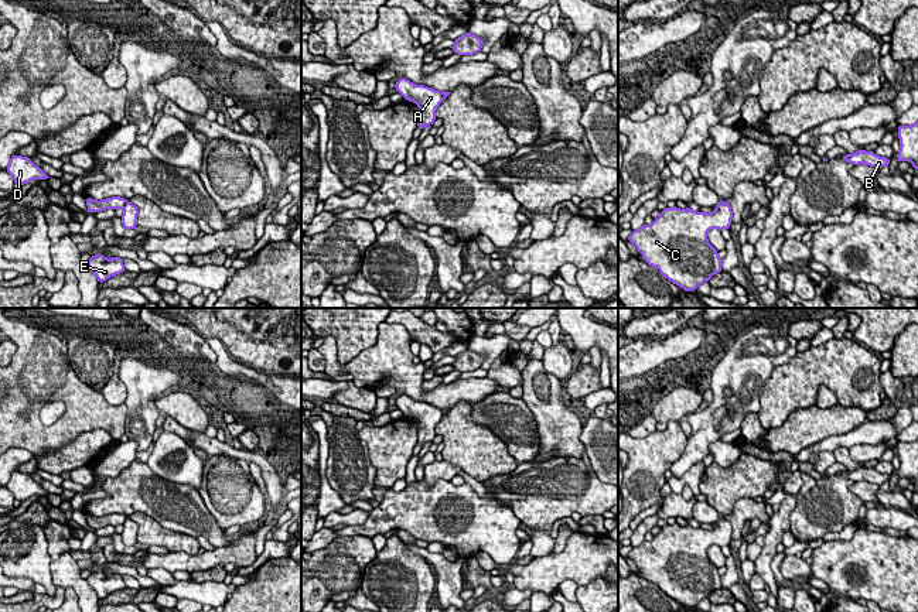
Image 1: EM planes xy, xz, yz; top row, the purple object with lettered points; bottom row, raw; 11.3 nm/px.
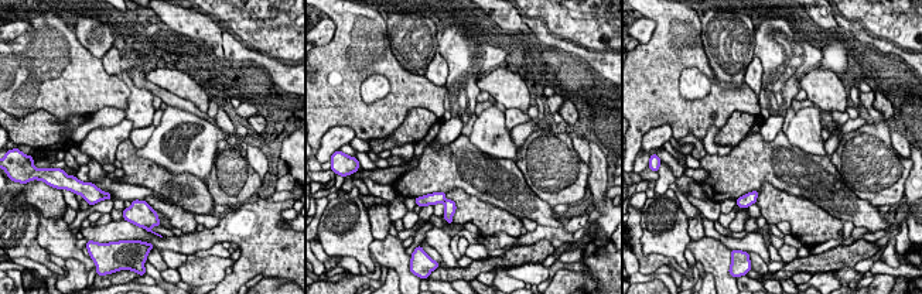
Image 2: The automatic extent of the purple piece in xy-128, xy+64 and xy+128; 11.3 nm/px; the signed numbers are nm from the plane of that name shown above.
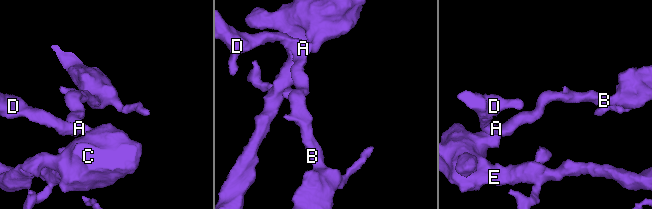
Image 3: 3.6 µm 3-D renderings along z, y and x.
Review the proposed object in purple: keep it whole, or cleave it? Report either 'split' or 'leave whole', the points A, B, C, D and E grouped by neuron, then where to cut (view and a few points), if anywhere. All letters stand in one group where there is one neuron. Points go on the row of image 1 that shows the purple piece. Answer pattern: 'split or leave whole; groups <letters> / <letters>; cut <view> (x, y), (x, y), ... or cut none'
split; groups A B D / C E; cut xy (128, 201), (122, 207)

